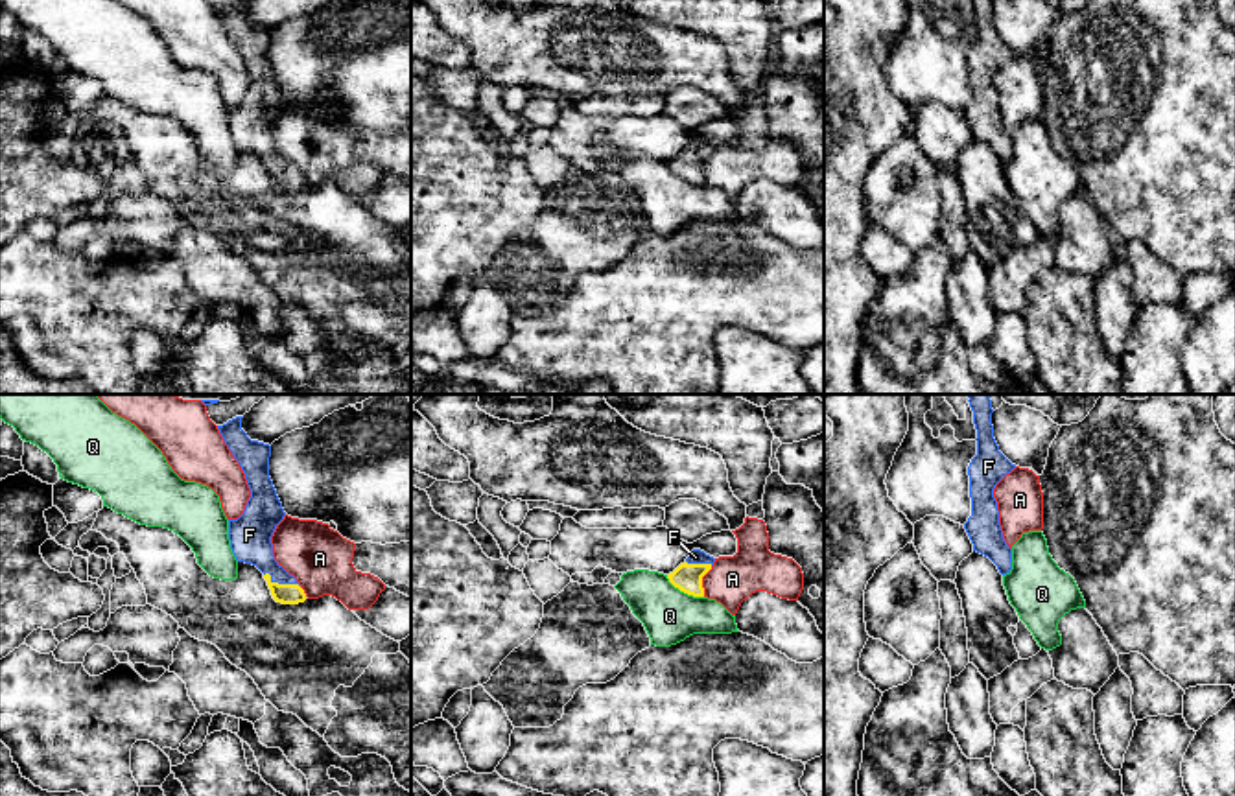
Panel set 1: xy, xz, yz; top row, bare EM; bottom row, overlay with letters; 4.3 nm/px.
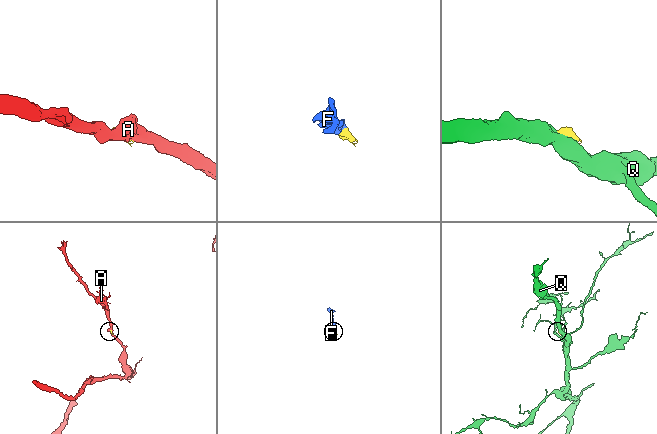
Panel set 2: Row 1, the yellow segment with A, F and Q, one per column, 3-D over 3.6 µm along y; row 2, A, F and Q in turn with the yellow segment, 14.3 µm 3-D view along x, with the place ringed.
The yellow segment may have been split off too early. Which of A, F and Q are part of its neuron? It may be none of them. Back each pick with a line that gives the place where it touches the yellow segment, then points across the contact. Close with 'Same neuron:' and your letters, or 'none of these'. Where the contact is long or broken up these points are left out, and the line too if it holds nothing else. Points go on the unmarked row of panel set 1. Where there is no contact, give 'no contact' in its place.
F: meets yellow in xy at (281, 172); runs through xy (288, 181), (281, 172), (249, 124)
Same neuron: F

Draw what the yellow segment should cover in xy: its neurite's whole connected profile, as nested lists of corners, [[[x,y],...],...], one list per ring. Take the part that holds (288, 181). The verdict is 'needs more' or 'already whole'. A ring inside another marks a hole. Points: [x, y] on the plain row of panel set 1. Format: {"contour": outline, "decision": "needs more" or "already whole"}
{"contour": [[[241,6],[218,13],[251,76],[243,101],[229,107],[230,136],[238,149],[253,151],[264,160],[276,190],[299,192],[306,188],[304,177],[273,144],[271,123],[286,100],[269,64],[271,33],[251,28],[241,17]]], "decision": "needs more"}

